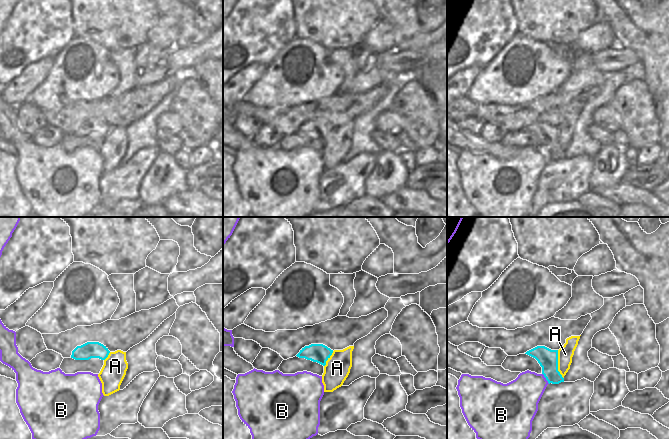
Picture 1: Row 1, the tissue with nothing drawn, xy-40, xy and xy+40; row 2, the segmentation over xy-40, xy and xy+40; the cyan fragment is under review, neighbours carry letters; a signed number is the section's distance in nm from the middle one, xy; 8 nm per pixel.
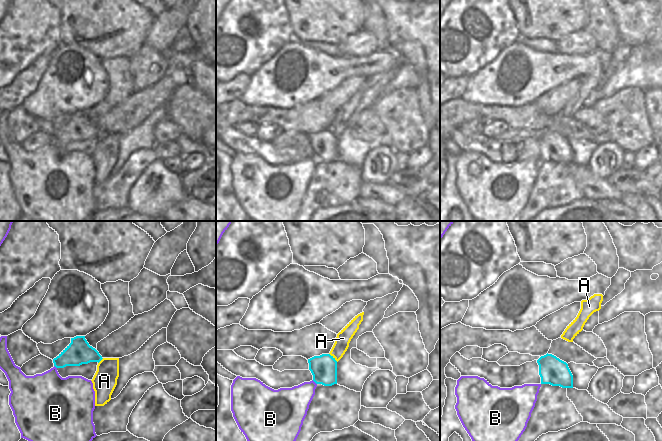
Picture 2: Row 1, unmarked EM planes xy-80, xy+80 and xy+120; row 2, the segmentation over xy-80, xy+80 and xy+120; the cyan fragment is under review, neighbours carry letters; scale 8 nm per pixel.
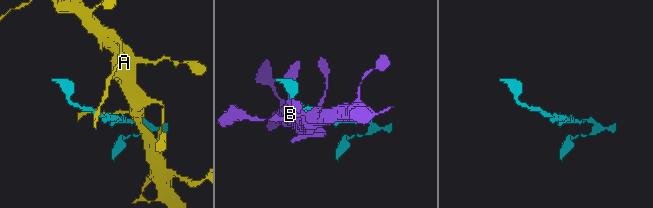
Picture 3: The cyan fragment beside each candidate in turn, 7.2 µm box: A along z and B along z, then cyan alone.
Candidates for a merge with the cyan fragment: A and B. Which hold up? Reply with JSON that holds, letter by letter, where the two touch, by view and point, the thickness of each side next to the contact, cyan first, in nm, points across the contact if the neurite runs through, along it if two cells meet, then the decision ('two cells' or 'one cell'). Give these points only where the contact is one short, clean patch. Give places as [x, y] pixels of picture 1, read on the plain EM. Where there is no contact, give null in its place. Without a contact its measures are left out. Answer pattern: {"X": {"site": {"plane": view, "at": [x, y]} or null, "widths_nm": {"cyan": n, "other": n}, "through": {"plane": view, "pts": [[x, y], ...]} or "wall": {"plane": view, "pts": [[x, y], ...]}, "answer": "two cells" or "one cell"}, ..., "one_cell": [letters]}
{"A": {"site": {"plane": "xy+40", "at": [557, 140]}, "widths_nm": {"cyan": 160, "other": 120}, "wall": {"plane": "xy+40", "pts": [[557, 126], [557, 146], [563, 154]]}, "answer": "two cells"}, "B": {"site": {"plane": "xy+40", "at": [545, 153]}, "widths_nm": {"cyan": 160, "other": 300}, "answer": "two cells"}, "one_cell": []}

